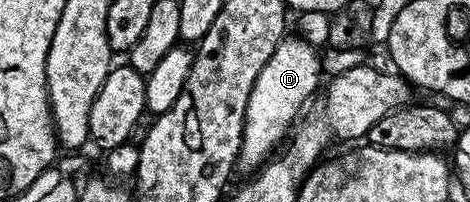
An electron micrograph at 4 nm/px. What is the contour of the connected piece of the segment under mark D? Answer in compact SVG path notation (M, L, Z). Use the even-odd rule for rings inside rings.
M287 36L280 44L276 44L276 52L272 52L268 64L264 64L260 76L256 76L252 96L248 96L242 150L237 160L239 167L261 167L287 141L296 119L303 113L307 103L315 97L323 81L324 62L318 59L318 54L319 51L314 45L306 42L301 36Z

